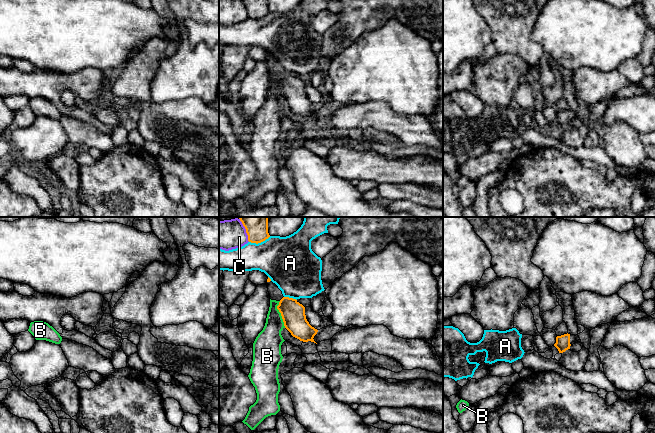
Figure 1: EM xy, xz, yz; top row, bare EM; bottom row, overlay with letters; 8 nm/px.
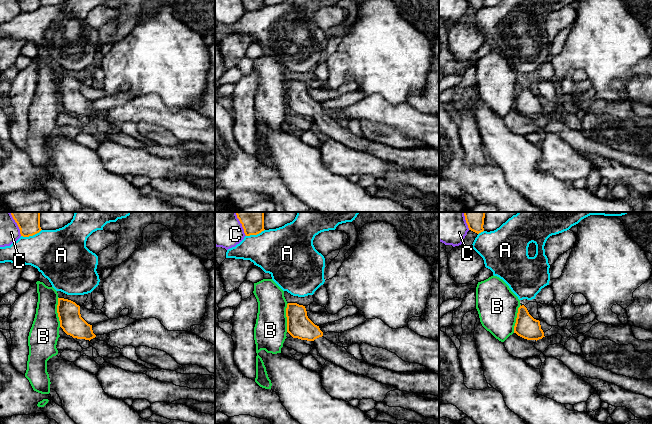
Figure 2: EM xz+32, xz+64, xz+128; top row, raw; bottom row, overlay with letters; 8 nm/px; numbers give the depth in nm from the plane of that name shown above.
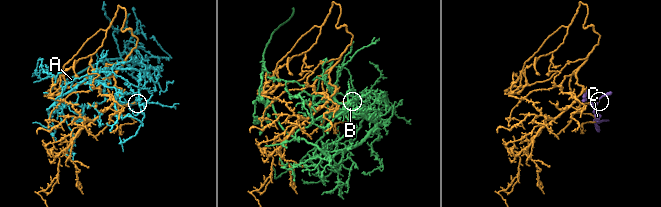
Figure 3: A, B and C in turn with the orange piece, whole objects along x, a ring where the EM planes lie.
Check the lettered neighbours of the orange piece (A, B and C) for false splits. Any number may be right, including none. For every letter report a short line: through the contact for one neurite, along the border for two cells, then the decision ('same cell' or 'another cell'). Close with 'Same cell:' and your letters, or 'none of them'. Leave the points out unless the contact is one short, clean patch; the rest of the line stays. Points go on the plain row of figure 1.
A: another cell
B: line xz (279, 77), (277, 85), (285, 103); another cell
C: line xz (242, 0), (249, 17); another cell
Same cell: none of them

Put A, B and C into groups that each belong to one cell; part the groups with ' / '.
A / B / C

